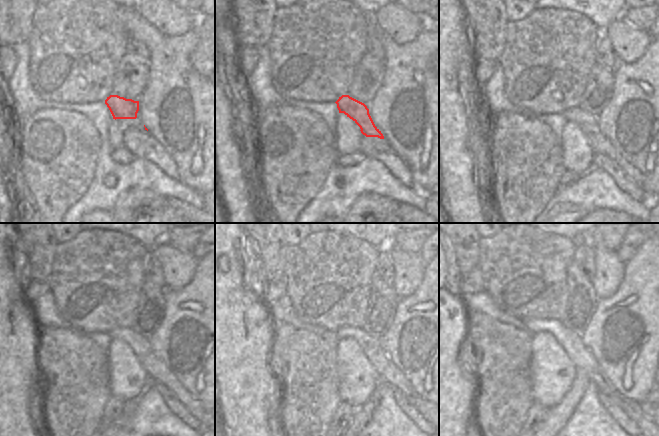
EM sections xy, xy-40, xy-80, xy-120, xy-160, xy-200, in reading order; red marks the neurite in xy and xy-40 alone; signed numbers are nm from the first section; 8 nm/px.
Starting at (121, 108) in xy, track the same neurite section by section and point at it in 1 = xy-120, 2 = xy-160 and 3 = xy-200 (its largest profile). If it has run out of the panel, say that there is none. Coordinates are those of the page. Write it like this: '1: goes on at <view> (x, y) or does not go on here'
1: goes on at xy-120 (156, 369)
2: goes on at xy-160 (370, 346)
3: goes on at xy-200 (642, 403)

